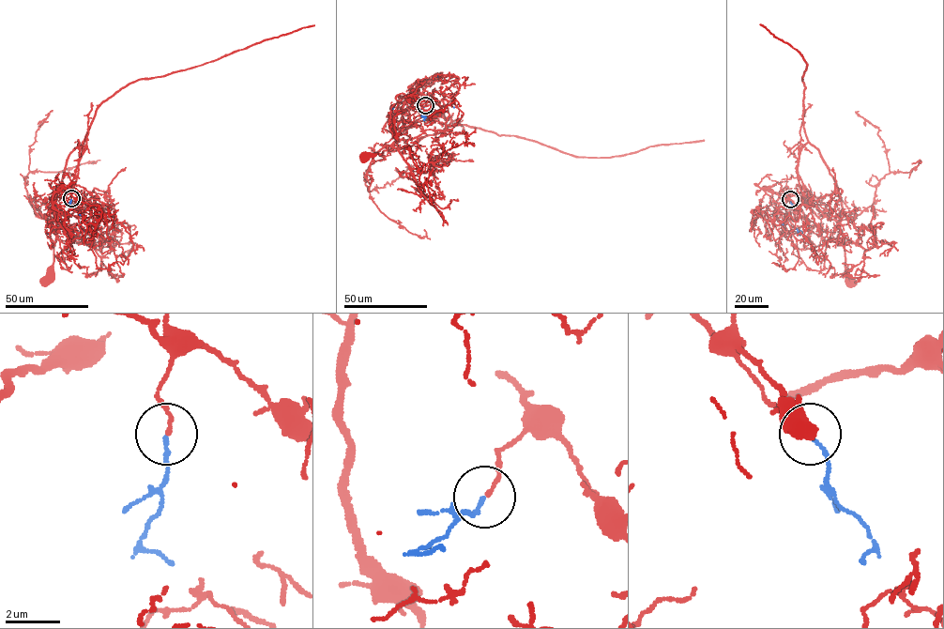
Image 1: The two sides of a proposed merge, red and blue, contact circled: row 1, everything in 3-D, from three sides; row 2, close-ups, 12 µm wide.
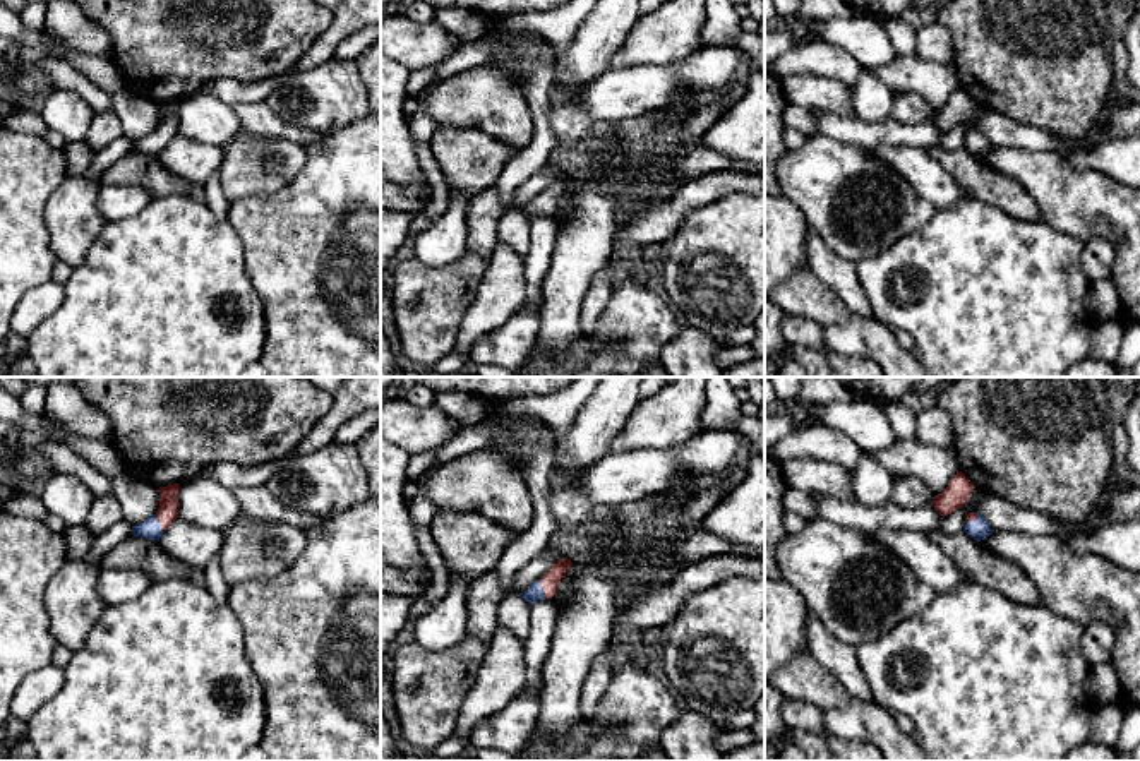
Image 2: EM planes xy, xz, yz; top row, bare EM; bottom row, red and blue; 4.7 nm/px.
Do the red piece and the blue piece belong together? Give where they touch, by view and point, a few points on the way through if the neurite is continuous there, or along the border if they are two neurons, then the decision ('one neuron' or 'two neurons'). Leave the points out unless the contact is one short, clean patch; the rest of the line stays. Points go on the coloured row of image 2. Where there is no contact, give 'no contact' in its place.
meets red in xz at (542, 588); two neurons

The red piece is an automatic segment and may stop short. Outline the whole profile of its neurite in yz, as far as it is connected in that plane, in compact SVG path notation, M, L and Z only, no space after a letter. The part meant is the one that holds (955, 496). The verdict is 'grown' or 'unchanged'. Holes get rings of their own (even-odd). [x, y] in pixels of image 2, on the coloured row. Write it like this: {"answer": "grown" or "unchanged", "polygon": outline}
{"answer": "unchanged", "polygon": "M957 471L948 487L941 494L934 495L931 506L945 518L958 507L967 506L974 488L974 483L962 471Z"}

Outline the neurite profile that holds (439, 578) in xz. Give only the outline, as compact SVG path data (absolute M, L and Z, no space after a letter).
M413 528L413 531L420 552L430 569L430 584L411 607L411 620L427 612L437 600L441 600L449 584L449 572L432 538L430 528Z

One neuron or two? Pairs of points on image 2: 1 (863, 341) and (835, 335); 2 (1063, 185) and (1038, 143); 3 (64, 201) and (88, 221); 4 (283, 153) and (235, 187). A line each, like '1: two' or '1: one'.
1: one
2: two
3: one
4: one

